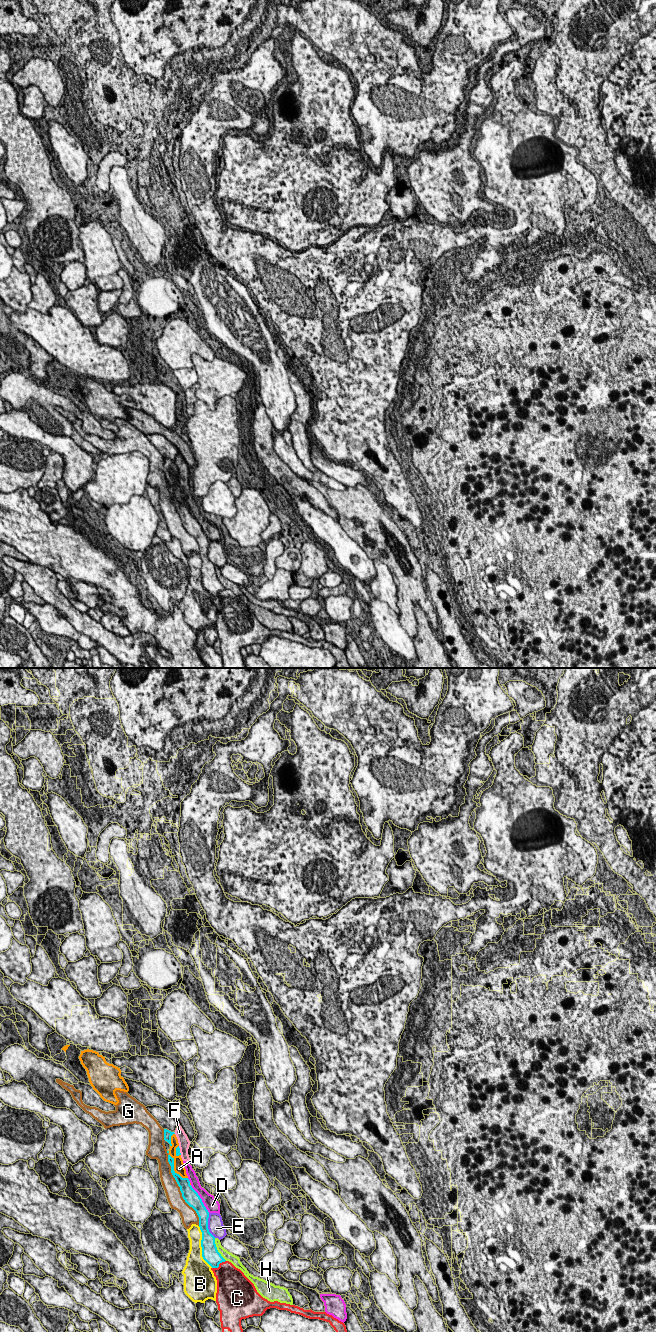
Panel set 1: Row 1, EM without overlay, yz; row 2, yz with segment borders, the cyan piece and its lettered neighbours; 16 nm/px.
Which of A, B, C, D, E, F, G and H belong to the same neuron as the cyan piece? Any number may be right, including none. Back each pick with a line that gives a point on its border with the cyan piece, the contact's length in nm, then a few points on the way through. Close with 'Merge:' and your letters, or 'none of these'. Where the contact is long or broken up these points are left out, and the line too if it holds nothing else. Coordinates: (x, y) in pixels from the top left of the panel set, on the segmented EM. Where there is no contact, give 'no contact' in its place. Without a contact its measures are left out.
E: yz (207, 1225) | 420 nm
Merge: E

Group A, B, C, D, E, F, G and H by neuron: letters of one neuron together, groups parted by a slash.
A / B / C / D F / E / G / H

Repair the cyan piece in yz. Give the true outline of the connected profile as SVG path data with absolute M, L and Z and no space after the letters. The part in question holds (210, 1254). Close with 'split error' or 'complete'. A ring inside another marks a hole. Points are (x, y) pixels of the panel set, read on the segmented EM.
M168 1155L168 1162L171 1166L171 1173L175 1178L182 1197L192 1207L199 1217L199 1227L202 1232L202 1257L212 1267L218 1268L219 1264L226 1260L218 1252L215 1239L223 1239L227 1233L223 1225L222 1217L218 1213L209 1213L204 1206L198 1193L190 1185L188 1178L182 1178L174 1171L174 1158Z; split error

